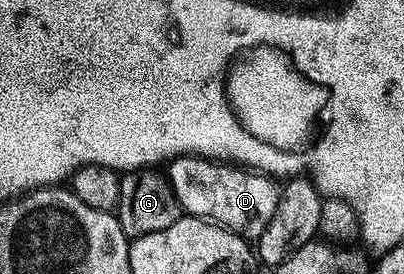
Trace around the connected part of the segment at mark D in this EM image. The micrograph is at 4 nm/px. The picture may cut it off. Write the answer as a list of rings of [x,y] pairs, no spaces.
[[[179,157],[169,167],[168,178],[187,216],[219,223],[247,241],[256,241],[264,233],[280,194],[273,178],[238,165],[215,165],[201,157]]]

